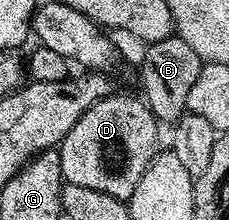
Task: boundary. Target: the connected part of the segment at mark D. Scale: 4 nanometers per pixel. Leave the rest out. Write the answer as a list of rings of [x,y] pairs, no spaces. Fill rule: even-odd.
[[[113,93],[100,99],[78,117],[74,129],[60,142],[60,168],[65,183],[86,185],[86,189],[98,189],[98,193],[110,193],[110,197],[127,201],[158,153],[156,126],[158,120],[143,98]]]

